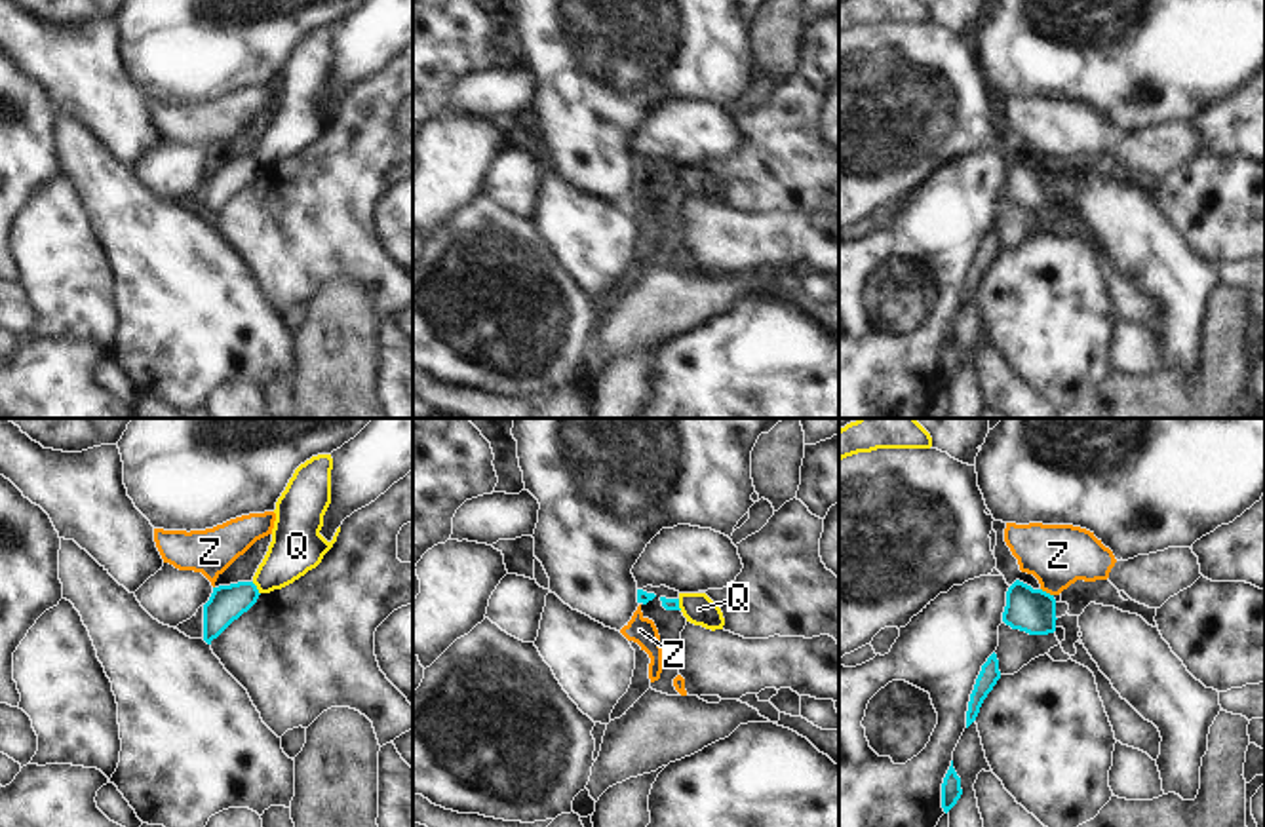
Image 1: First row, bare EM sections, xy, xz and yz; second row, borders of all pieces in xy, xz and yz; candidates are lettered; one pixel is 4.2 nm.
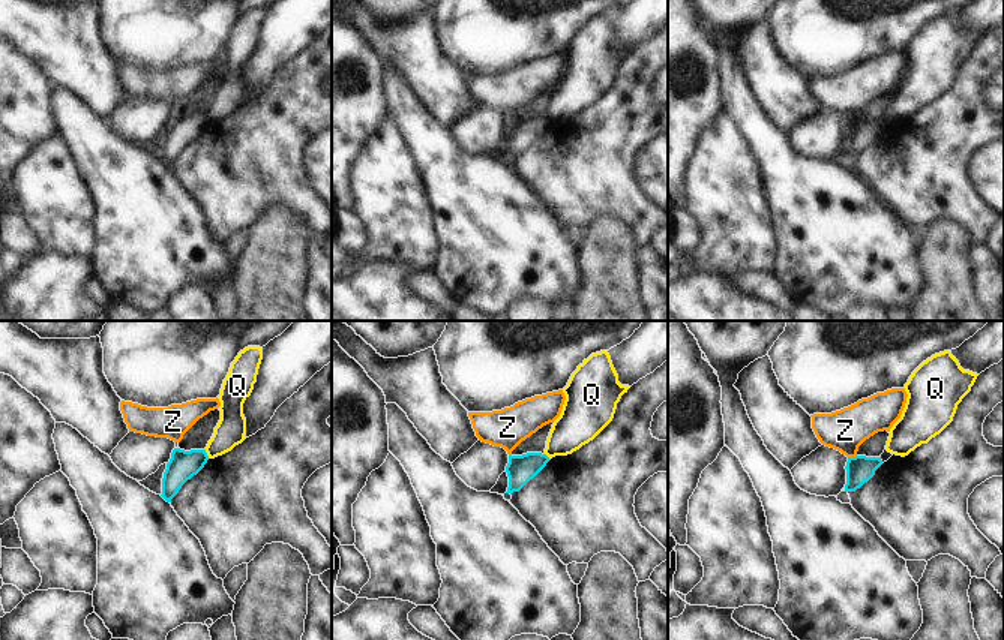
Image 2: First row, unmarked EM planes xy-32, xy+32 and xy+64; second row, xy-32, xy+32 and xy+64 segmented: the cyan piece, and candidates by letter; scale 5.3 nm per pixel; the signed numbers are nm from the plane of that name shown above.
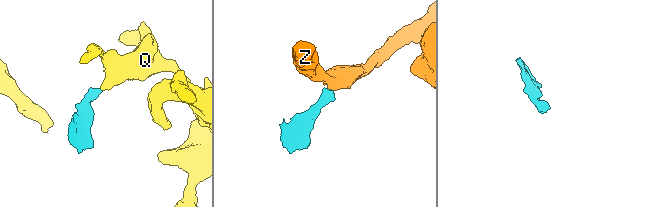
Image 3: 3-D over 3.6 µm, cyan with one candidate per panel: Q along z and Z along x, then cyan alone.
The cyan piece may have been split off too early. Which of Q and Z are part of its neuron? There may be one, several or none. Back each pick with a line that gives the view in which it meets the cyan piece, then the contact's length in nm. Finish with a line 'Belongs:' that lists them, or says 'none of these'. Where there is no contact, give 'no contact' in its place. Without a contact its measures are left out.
Belongs: none of these

